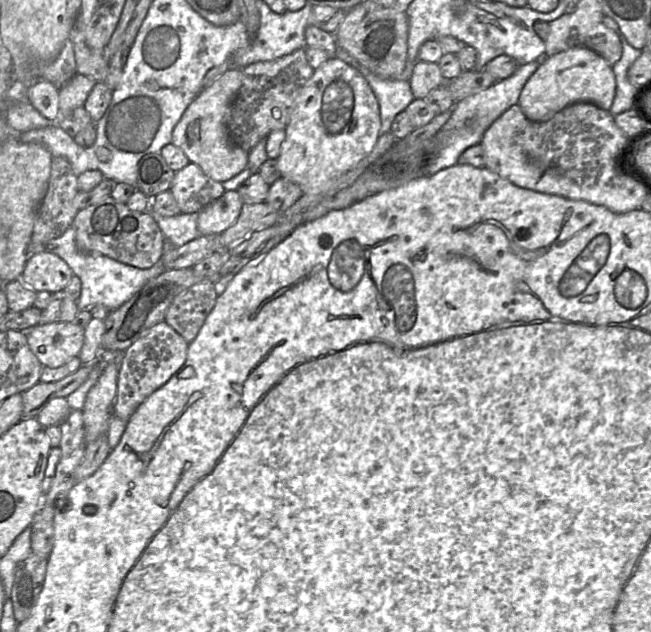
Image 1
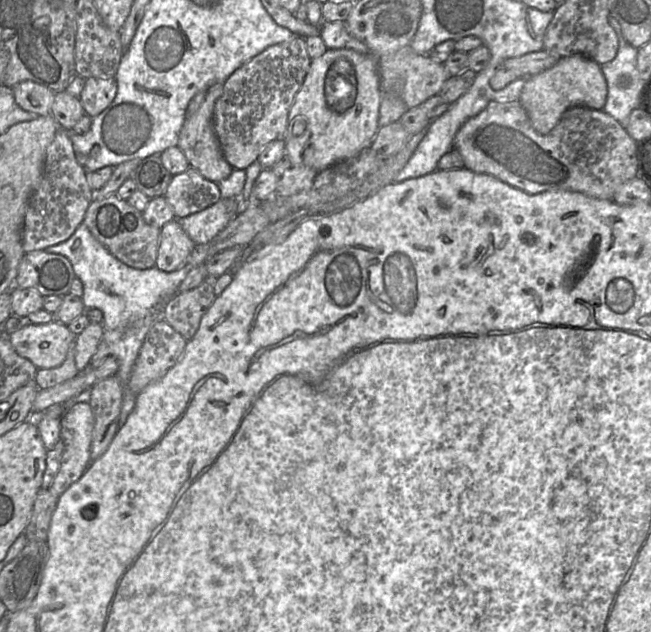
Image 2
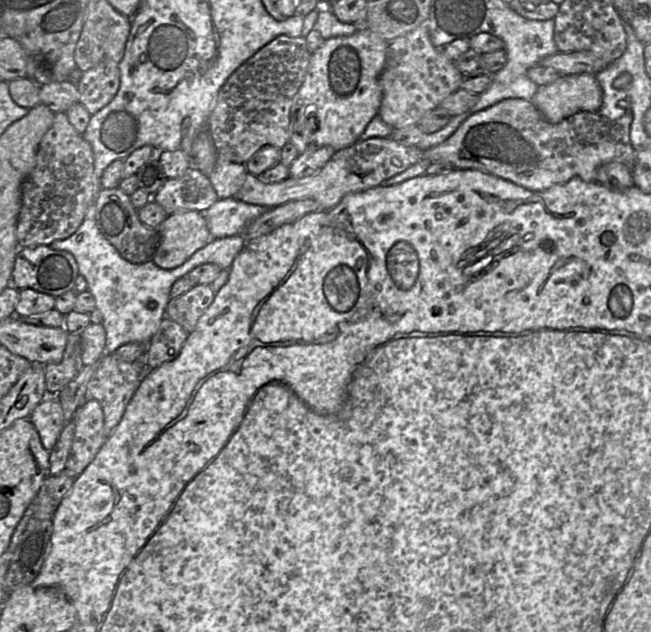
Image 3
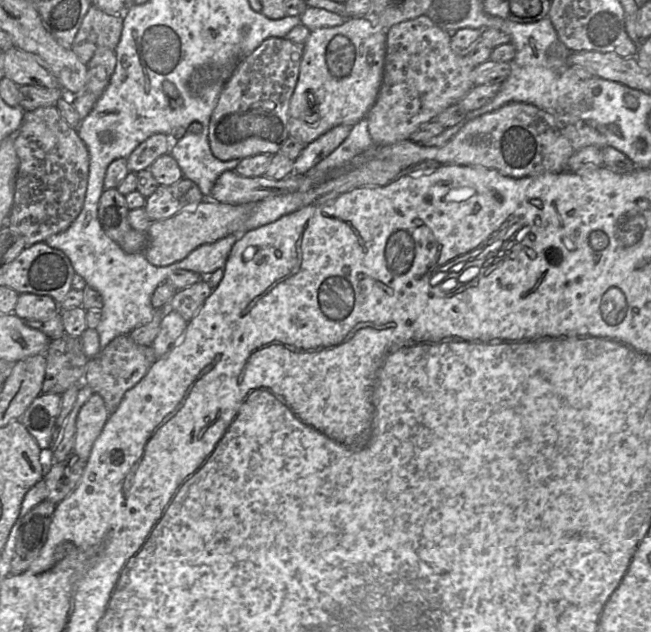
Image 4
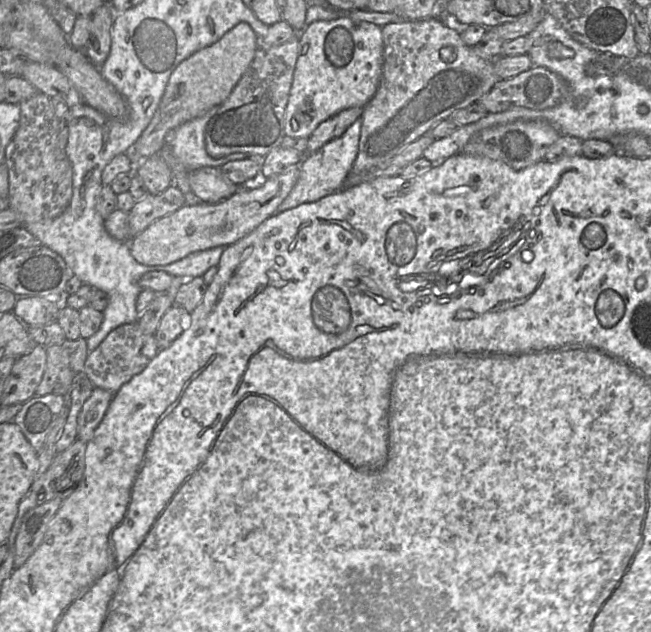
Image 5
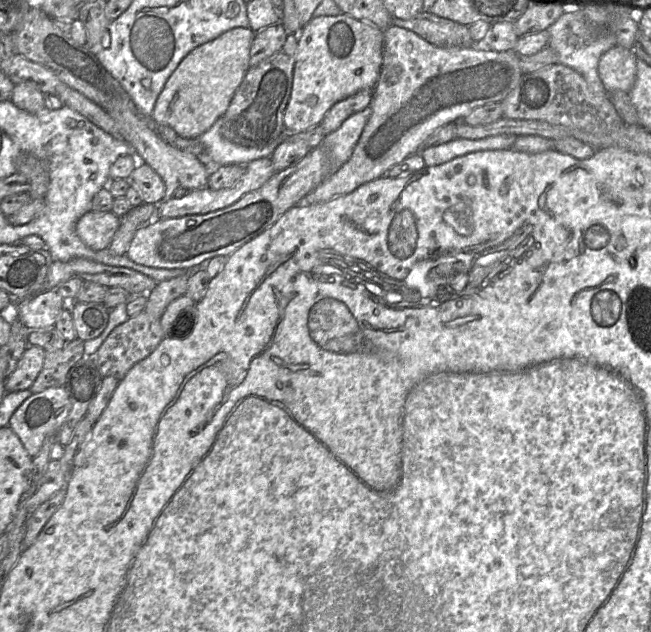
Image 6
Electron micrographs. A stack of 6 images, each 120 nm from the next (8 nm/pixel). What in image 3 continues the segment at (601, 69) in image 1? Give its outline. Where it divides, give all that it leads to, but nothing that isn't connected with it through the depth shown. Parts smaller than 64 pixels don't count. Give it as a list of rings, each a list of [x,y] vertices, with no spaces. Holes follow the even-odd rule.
[[[594,74],[561,76],[553,83],[538,86],[531,102],[549,123],[555,124],[580,111],[598,112],[602,104],[602,88]]]

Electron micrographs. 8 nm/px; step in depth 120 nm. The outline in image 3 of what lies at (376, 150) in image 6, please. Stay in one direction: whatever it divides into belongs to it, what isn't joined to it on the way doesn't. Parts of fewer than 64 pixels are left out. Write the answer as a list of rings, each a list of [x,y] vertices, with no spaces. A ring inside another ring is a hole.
[[[425,24],[389,42],[381,74],[382,100],[378,116],[393,129],[414,126],[422,116],[437,107],[460,88],[462,73],[435,48]]]

